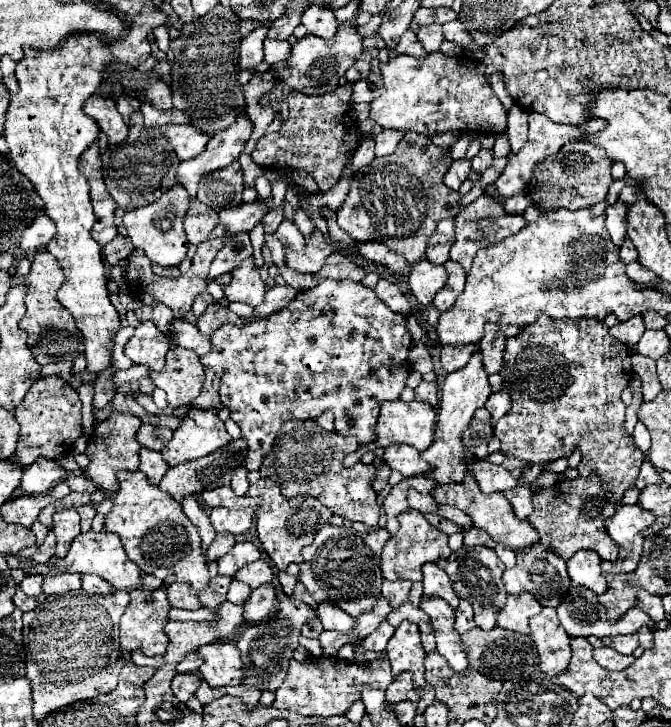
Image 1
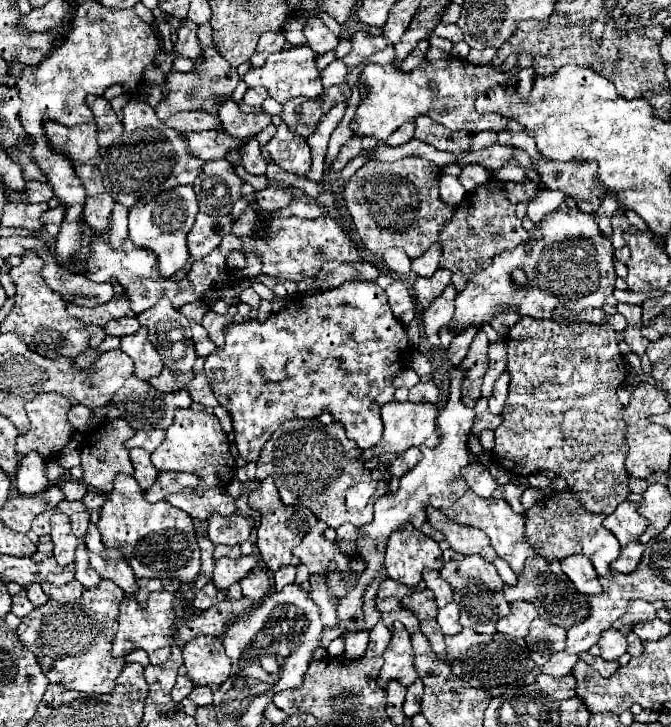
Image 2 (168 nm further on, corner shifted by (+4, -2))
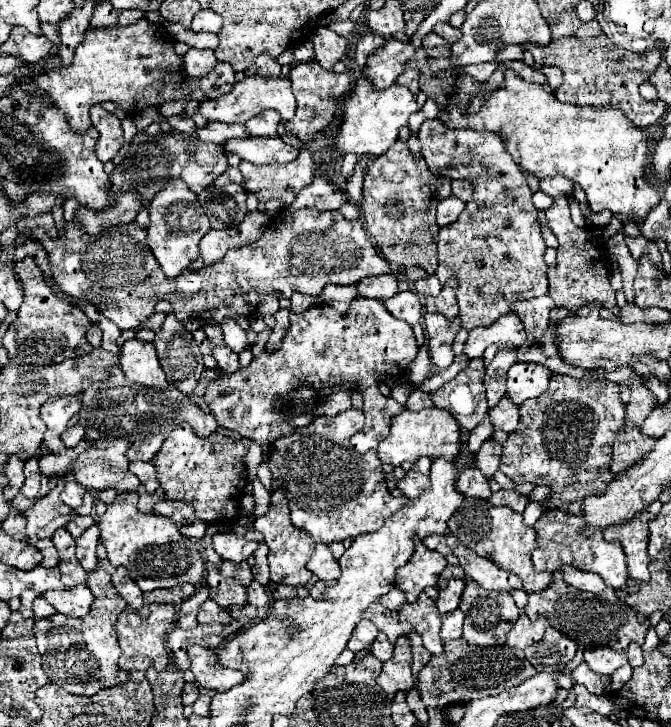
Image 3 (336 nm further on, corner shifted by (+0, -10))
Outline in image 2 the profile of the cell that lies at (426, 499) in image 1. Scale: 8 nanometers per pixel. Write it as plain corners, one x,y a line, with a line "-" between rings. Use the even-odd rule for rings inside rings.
428,508
428,522
446,536
446,540
454,552
464,554
464,556
480,554
484,560
494,562
496,550
492,548
488,536
482,530
456,524
454,520
448,520
448,516
444,512
434,510
434,508

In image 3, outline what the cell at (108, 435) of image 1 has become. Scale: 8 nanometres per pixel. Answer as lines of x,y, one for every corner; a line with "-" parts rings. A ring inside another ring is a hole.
96,440
72,466
76,482
88,490
114,488
120,494
136,490
140,480
128,470
126,450
128,444
120,440

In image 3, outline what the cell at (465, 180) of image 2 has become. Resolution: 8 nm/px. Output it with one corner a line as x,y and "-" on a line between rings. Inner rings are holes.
452,180
452,194
458,196
460,200
468,202
474,194
474,188
472,188
472,182
468,180

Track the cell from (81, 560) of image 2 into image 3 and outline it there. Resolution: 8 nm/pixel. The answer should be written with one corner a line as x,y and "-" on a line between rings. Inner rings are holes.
94,524
92,528
88,528
88,532
84,532
84,536
80,536
76,540
76,558
80,560
86,574
90,574
98,568
98,558
96,558
98,536
100,536
100,532
98,532
98,526

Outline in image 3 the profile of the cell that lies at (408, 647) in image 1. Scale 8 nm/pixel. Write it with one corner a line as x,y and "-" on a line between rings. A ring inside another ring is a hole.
400,636
394,644
394,654
388,662
382,666
382,674
378,676
378,684
384,688
384,692
392,698
398,690
408,692
414,688
414,678
410,672
412,664
412,646
406,636

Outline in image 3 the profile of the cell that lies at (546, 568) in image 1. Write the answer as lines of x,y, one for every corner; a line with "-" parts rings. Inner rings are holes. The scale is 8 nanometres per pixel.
560,570
554,572
552,582
548,588
544,588
542,592
530,594
528,596
528,604
524,606
524,612
530,618
538,618
544,616
552,628
556,628
558,632
562,632
564,636
568,636
570,640
574,640
578,646
600,646
600,644
608,644
616,650
624,650
628,648
630,642
638,642
644,644
644,636
650,628
650,620
648,618
638,618
636,612
632,608
628,608
626,604
622,604
612,588
606,588
602,594
592,596
586,592
580,592
578,588
566,584
562,580

